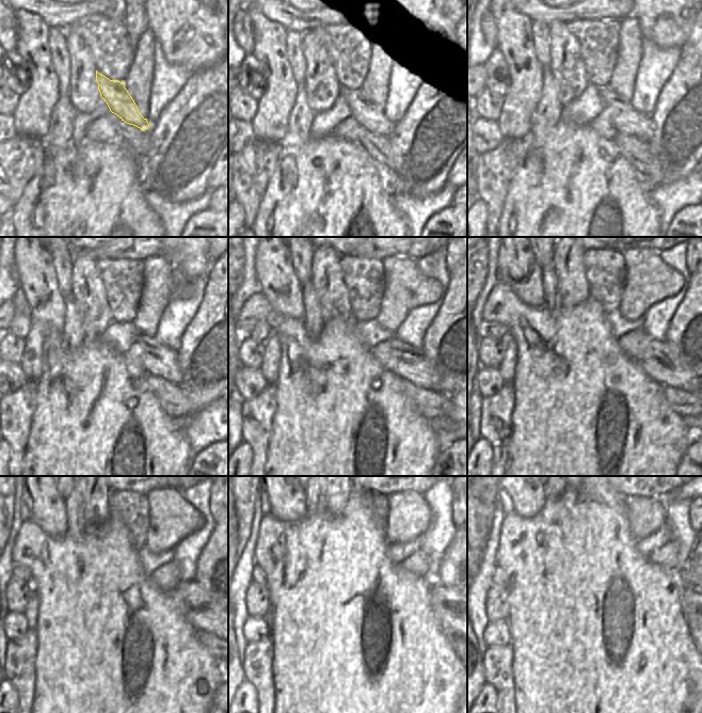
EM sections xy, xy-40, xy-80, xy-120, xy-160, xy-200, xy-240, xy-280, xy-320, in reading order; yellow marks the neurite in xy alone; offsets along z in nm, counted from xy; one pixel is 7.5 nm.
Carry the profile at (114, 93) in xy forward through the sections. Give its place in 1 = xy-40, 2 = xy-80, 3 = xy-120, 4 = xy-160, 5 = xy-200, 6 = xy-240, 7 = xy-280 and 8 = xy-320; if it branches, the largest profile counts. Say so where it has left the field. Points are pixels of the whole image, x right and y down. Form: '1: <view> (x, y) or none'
1: xy-40 (366, 112)
2: xy-80 (625, 120)
3: xy-120 (147, 353)
4: xy-160 (408, 362)
5: xy-200 (656, 358)
6: xy-240 (201, 609)
7: xy-280 (445, 602)
8: xy-320 (684, 592)

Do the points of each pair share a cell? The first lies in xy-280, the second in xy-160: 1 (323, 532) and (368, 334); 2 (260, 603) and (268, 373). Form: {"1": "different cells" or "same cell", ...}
{"1": "different cells", "2": "different cells"}

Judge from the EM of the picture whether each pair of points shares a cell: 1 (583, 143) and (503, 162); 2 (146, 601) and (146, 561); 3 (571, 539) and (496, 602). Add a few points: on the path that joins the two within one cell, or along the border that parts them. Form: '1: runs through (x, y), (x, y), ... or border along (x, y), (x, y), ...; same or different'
1: border along (521, 140), (521, 157), (509, 181); different
2: border along (136, 550), (140, 565), (148, 573); different
3: border along (508, 588), (509, 614), (507, 618); different

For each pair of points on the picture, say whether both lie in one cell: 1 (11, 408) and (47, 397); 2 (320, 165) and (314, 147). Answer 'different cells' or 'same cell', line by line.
1: different cells
2: same cell

